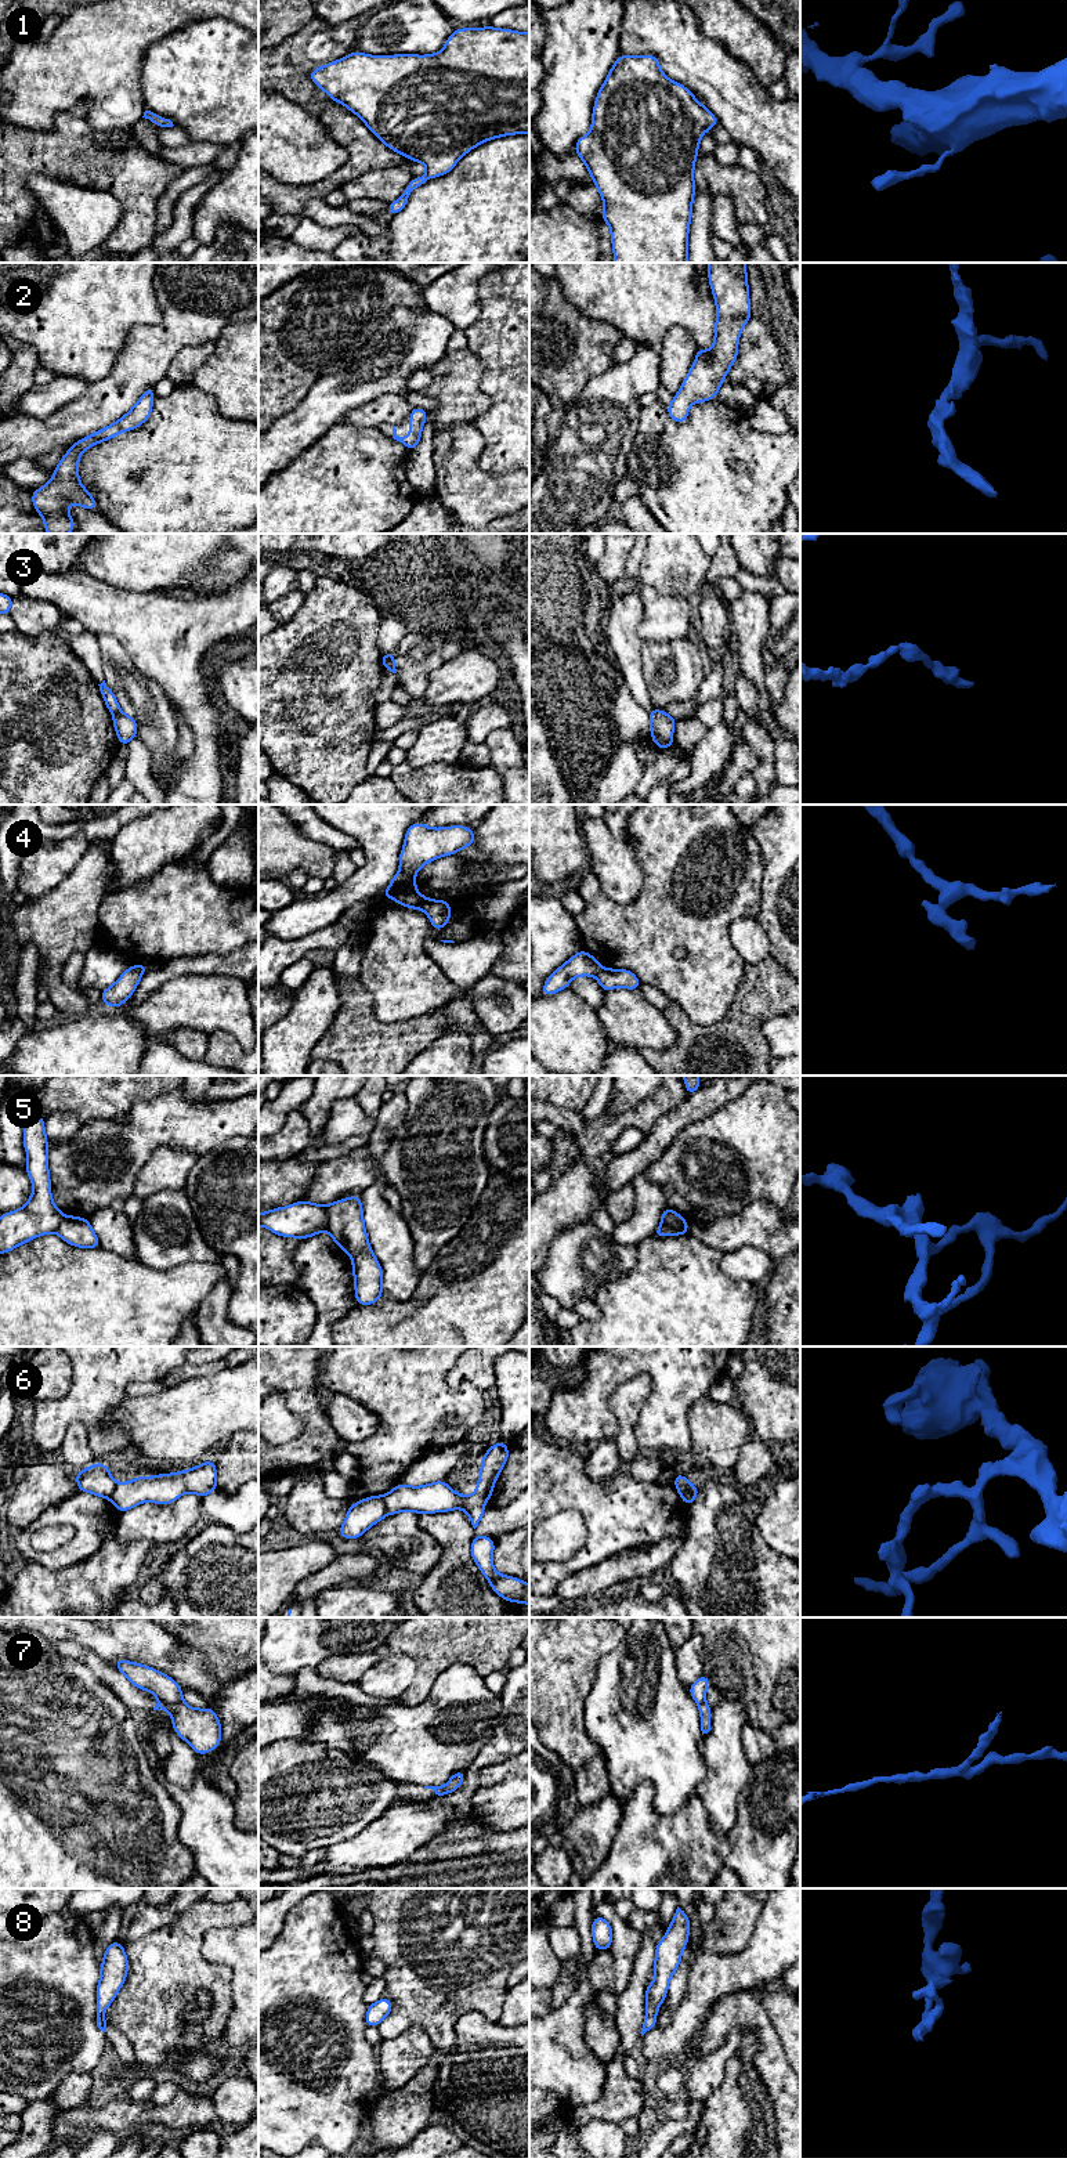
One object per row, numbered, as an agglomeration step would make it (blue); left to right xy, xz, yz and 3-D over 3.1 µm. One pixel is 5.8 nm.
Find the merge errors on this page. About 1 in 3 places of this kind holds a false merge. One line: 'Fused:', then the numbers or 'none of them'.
Fused: 3, 4, 5, 6

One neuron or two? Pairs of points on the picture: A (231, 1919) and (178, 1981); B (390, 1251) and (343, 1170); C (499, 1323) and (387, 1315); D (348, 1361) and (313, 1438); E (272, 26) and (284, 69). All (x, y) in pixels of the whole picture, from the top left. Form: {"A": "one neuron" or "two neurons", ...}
{"A": "one neuron", "B": "two neurons", "C": "one neuron", "D": "two neurons", "E": "two neurons"}

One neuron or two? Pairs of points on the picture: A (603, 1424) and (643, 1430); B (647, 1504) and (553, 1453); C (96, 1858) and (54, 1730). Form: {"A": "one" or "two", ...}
{"A": "one", "B": "one", "C": "one"}

